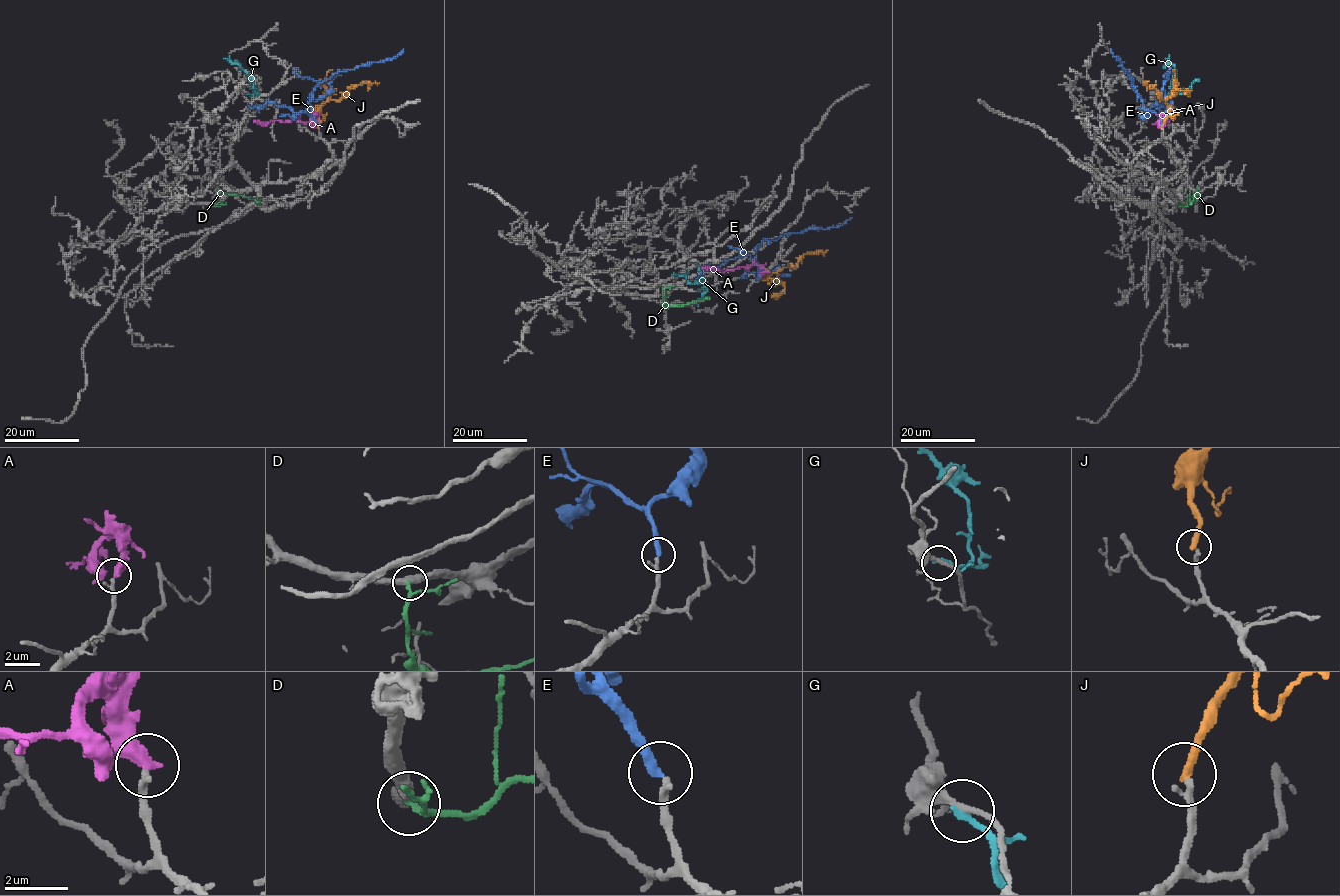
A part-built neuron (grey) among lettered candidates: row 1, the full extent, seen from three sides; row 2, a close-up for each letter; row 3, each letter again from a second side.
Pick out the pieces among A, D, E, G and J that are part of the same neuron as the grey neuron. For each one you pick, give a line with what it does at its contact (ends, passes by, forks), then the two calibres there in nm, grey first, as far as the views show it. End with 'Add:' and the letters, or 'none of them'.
Add: none of them

